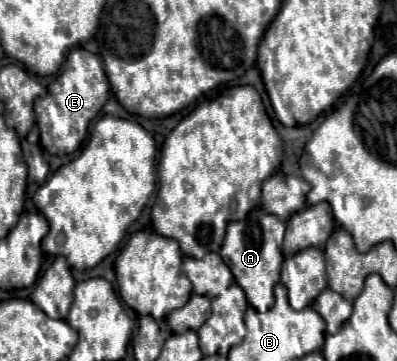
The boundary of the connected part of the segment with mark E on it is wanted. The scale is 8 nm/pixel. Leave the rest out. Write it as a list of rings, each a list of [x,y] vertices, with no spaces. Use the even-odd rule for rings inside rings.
[[[82,47],[74,49],[62,67],[62,73],[48,85],[48,95],[38,99],[34,105],[42,147],[52,155],[74,153],[86,139],[90,121],[98,115],[108,97],[110,83],[106,79],[100,55],[94,55]]]

